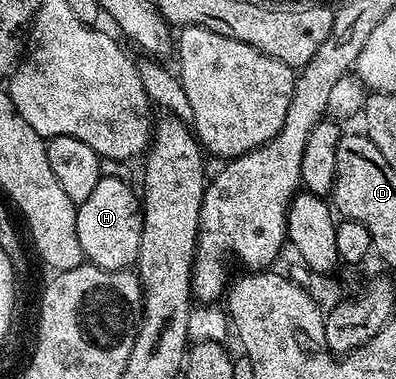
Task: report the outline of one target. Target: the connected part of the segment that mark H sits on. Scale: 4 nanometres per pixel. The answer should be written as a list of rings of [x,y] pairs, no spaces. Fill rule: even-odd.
[[[109,174],[102,175],[87,202],[77,205],[79,246],[83,246],[85,260],[107,270],[128,269],[139,254],[142,207],[138,193],[137,196],[133,193],[127,181]]]

